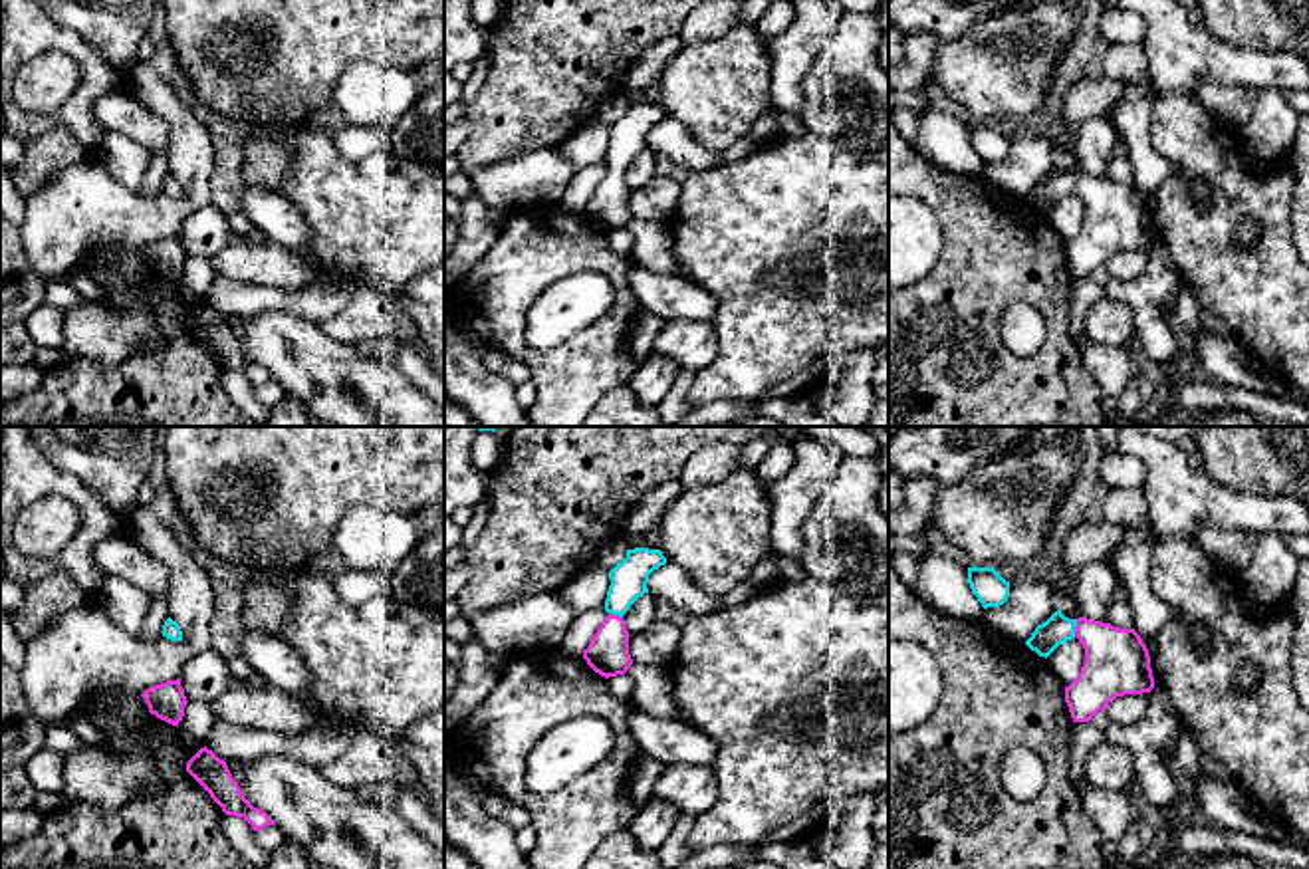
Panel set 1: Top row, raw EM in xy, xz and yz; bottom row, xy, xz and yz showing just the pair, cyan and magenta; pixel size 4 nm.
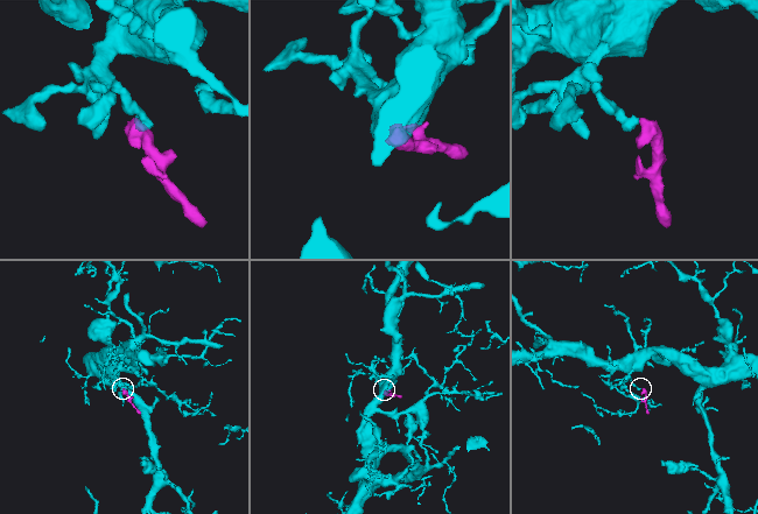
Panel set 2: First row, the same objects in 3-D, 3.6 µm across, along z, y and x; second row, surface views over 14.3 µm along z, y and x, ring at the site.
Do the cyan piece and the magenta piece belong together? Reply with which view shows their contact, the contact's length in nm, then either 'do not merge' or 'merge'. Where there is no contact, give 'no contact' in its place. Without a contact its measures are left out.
meets cyan in yz; contact 70 nm long; merge

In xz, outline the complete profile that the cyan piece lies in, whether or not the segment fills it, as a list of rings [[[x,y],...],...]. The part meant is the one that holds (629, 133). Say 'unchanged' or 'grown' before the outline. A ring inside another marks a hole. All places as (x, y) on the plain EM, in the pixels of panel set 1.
grown | [[[635,103],[627,113],[609,127],[609,147],[605,167],[609,169],[589,202],[583,206],[587,220],[601,232],[625,230],[633,220],[629,210],[629,186],[623,171],[631,161],[649,149],[649,131],[666,119],[660,105]]]

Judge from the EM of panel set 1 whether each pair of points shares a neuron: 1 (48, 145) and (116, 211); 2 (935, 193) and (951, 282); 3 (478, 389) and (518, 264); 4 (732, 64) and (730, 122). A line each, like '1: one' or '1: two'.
1: two
2: one
3: two
4: one

